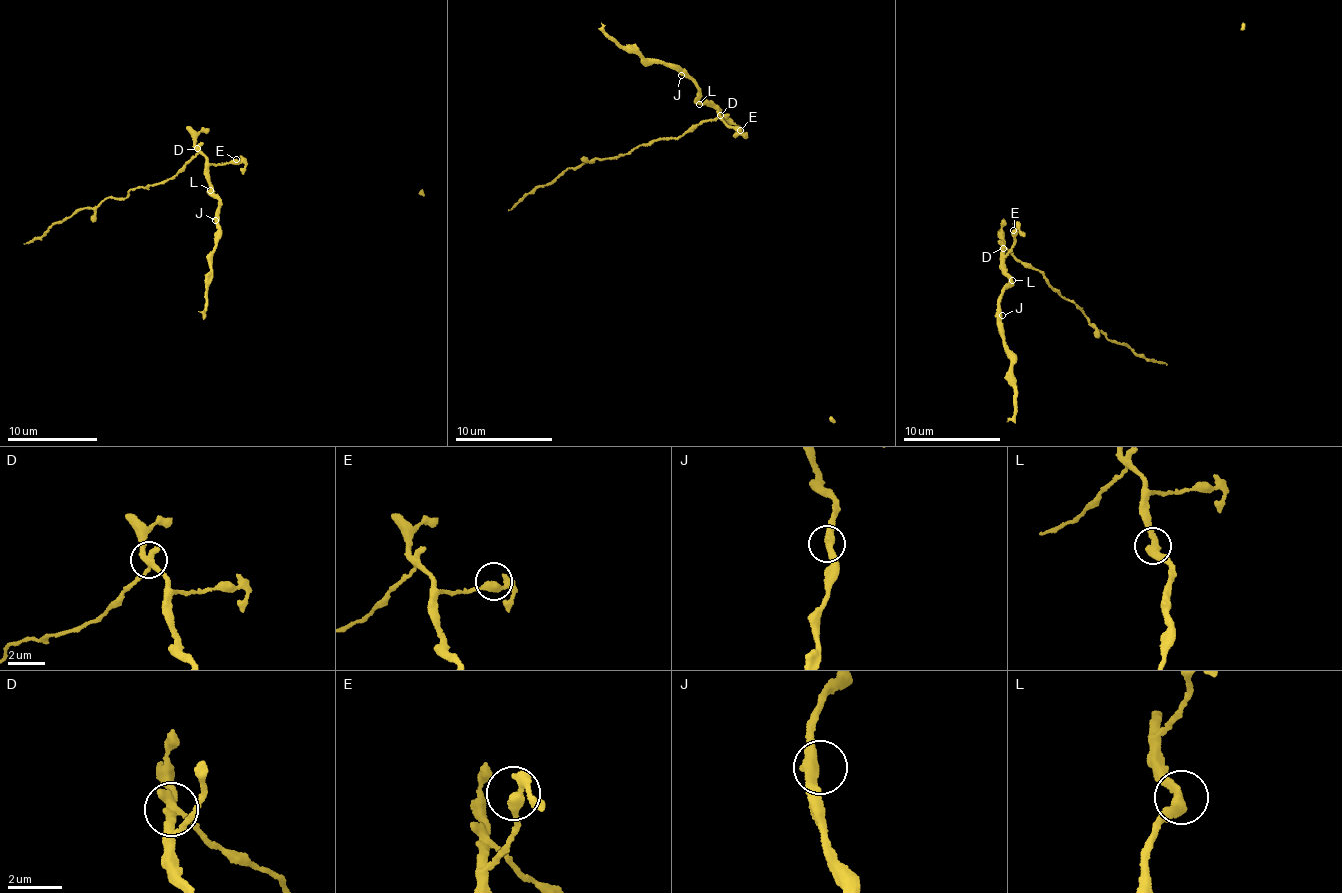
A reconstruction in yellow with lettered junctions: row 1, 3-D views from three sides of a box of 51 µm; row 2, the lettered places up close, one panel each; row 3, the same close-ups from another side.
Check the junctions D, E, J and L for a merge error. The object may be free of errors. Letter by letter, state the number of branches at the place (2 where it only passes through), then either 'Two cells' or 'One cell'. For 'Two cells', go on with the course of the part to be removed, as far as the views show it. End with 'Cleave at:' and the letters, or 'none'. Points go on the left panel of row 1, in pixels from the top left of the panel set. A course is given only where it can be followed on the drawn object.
D: Branches: 3. Two cells. Course of the part to remove: (197, 148), (175, 175), (128, 190), (127, 197), (111, 197), (71, 214), (49, 225), (46, 231), (25, 243)
E: Branches: 3. One cell
J: Branches: 2. One cell
L: Branches: 2. One cell
Cleave at: D

